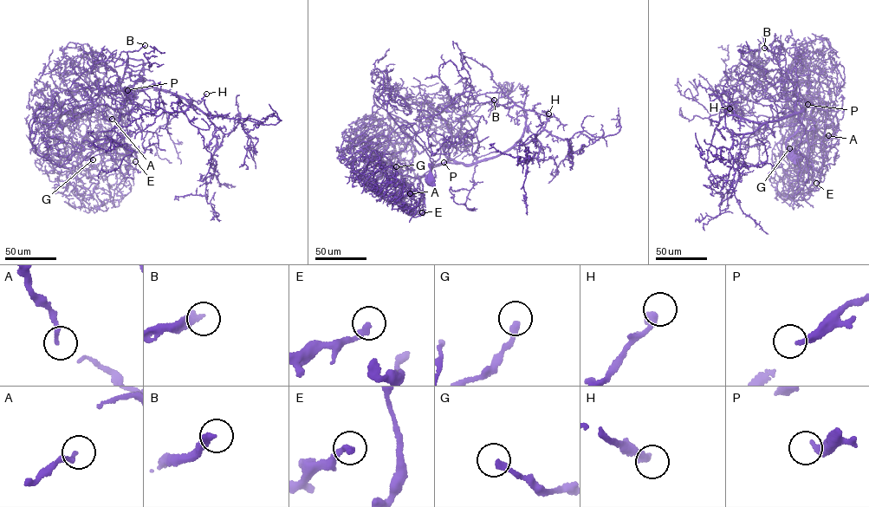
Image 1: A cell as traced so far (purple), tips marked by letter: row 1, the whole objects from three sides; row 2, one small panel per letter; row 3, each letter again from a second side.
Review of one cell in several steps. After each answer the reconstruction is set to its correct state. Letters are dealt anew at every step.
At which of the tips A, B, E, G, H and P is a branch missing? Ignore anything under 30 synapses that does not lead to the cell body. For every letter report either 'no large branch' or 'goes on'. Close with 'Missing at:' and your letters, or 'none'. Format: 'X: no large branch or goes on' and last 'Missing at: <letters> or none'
A: no large branch
B: no large branch
E: no large branch
G: no large branch
H: no large branch
P: no large branch
Missing at: none

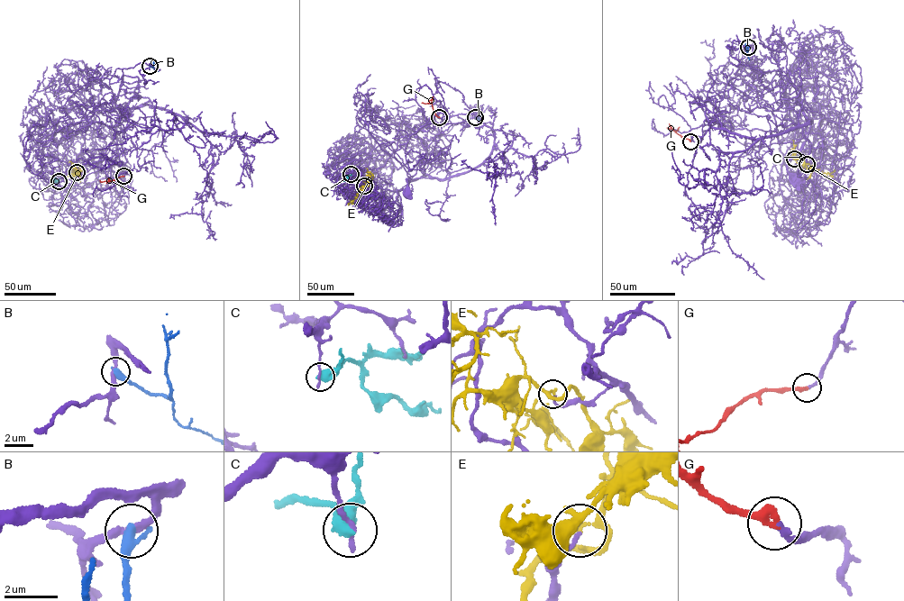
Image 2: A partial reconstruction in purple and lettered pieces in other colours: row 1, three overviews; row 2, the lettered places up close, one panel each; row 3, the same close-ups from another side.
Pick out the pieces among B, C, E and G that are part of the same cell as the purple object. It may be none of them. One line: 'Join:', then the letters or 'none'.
Join: G

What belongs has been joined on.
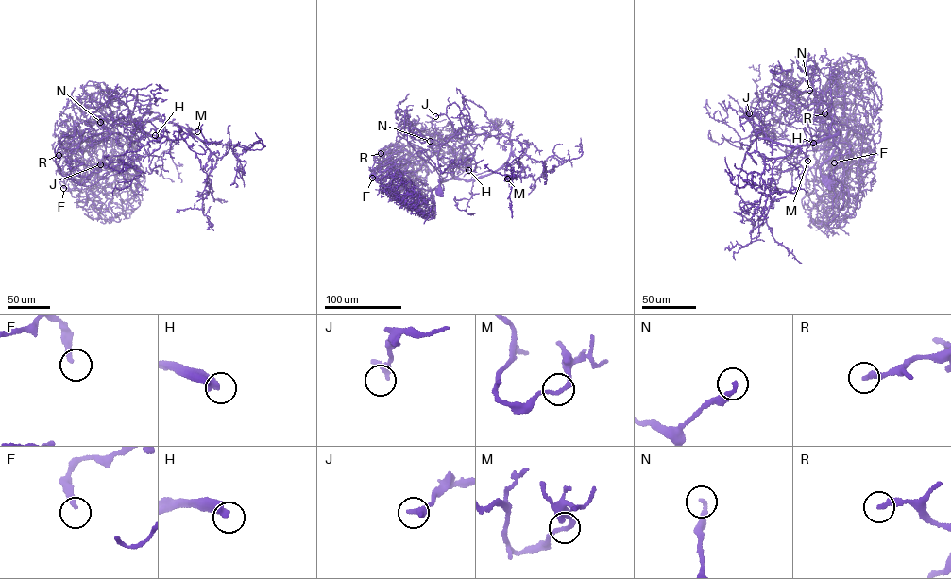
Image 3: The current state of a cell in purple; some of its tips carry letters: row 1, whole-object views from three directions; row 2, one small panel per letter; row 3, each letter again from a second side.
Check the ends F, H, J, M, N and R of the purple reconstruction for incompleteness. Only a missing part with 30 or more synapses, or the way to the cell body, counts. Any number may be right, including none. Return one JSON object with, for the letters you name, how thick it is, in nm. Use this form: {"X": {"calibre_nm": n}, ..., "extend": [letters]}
{"H": {"calibre_nm": 360}, "extend": ["H"]}

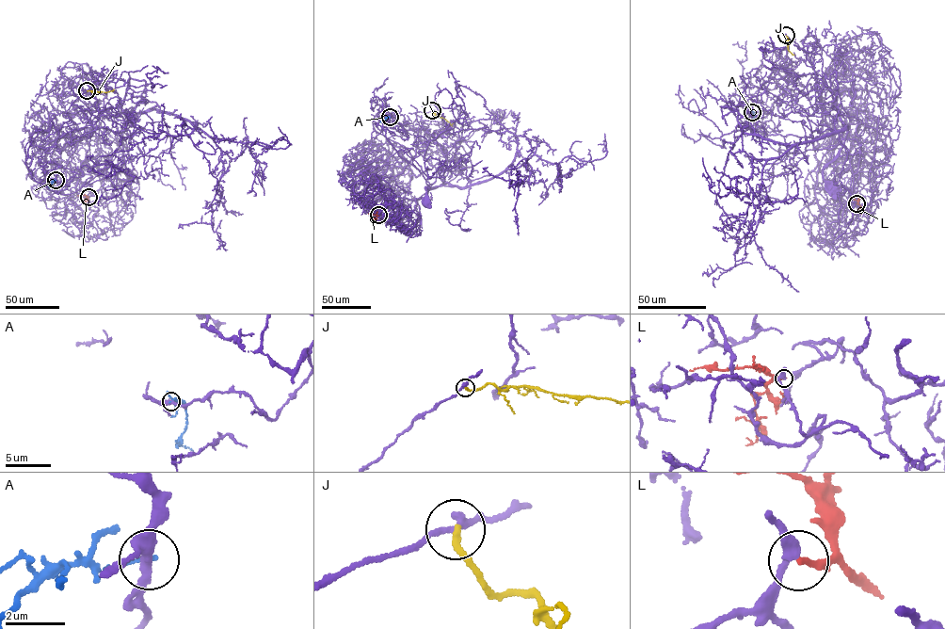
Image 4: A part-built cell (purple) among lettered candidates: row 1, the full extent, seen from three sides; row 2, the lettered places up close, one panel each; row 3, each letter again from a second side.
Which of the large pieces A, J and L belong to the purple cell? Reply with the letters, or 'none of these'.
none of these

